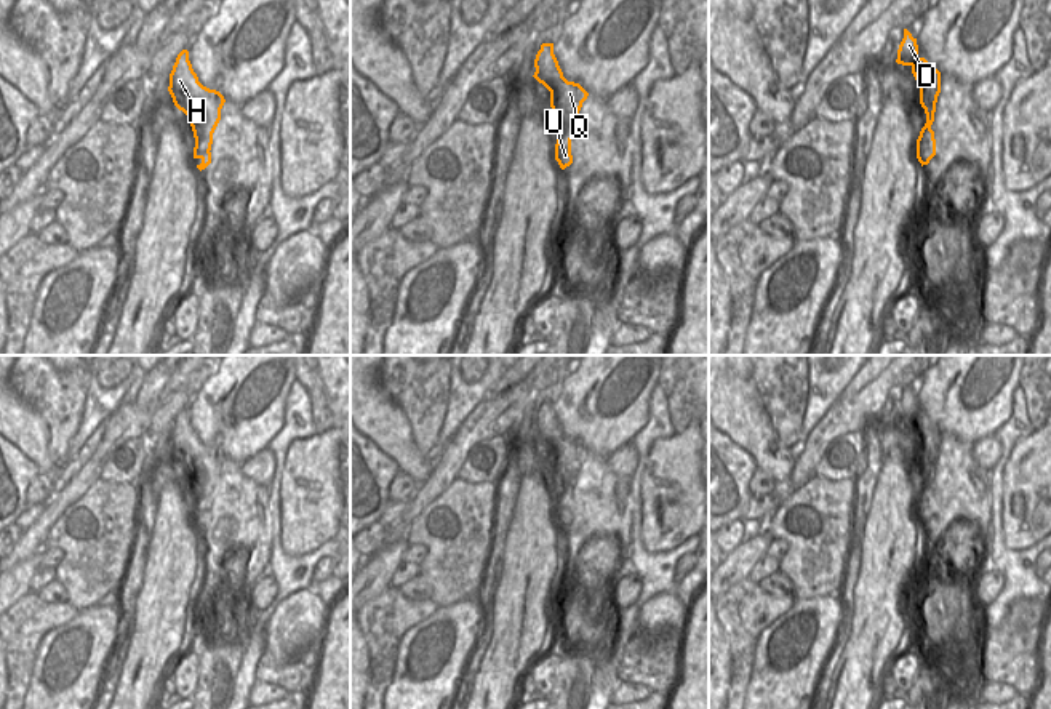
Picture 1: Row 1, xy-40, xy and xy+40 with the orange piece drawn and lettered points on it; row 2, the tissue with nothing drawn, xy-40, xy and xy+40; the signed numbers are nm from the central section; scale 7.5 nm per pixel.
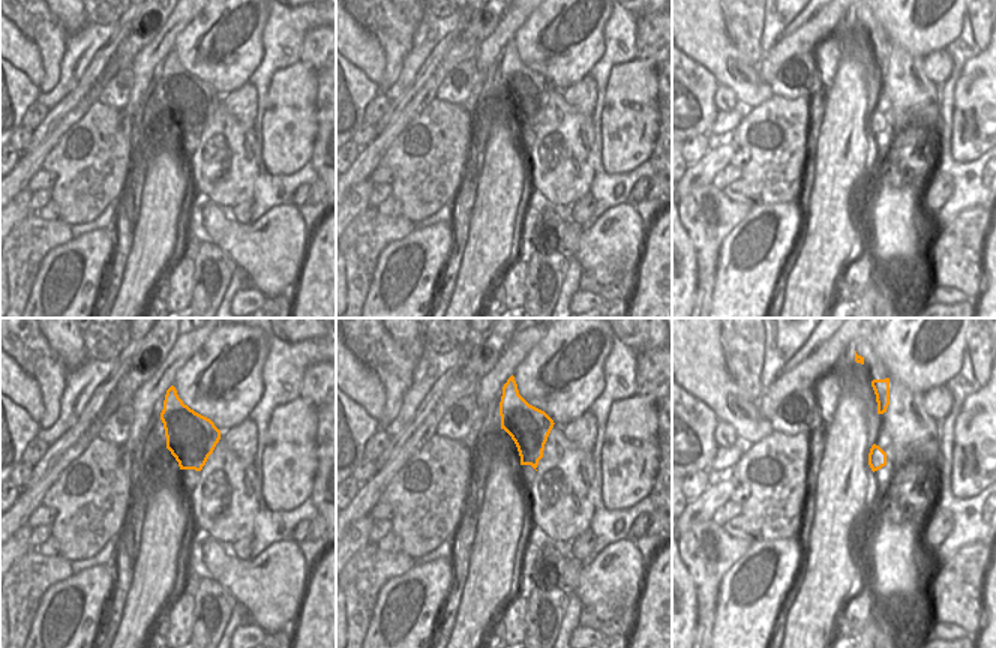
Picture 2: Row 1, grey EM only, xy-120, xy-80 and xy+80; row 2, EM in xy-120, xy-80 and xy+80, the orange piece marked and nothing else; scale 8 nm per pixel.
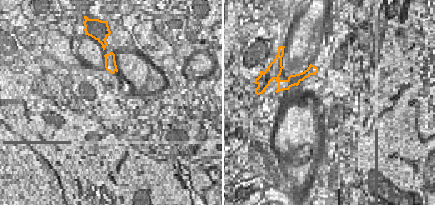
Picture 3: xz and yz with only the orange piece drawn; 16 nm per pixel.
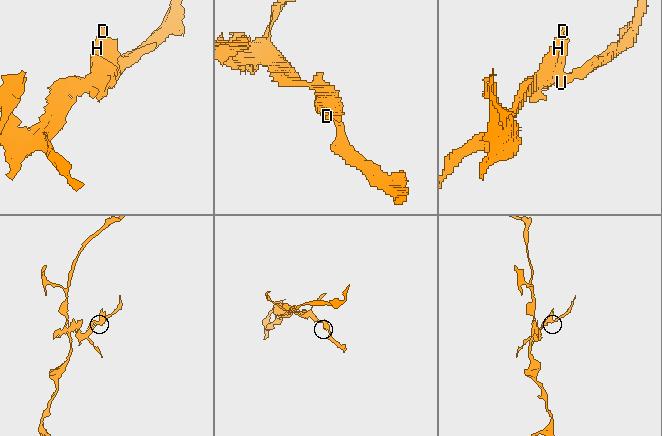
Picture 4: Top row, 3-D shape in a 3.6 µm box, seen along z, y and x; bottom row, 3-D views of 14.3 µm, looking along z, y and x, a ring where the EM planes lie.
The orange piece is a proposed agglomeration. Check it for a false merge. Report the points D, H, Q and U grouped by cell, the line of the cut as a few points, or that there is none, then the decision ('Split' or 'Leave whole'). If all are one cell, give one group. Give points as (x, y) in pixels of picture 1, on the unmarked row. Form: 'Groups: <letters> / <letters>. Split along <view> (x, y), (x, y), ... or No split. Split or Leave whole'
Groups: D H Q / U. Split along xy-40 (194, 509), (208, 511). Split.

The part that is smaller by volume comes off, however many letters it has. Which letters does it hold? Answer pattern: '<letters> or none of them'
U

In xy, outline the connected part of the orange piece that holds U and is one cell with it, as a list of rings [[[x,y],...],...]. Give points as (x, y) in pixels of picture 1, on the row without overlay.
[[[558,493],[557,503],[555,503],[555,519],[558,520],[560,527],[565,528],[573,522],[571,514],[571,493]]]

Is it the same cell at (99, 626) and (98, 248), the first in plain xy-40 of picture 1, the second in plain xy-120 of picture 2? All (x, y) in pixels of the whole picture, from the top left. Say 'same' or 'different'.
same

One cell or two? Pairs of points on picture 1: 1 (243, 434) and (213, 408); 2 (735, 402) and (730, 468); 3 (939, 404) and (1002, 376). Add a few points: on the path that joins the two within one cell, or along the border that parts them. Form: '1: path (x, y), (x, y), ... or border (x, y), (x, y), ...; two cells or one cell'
1: path (235, 428), (227, 424), (221, 413); one cell
2: border (725, 434), (757, 466); two cells
3: path (955, 396), (963, 394), (981, 376), (986, 376); one cell

